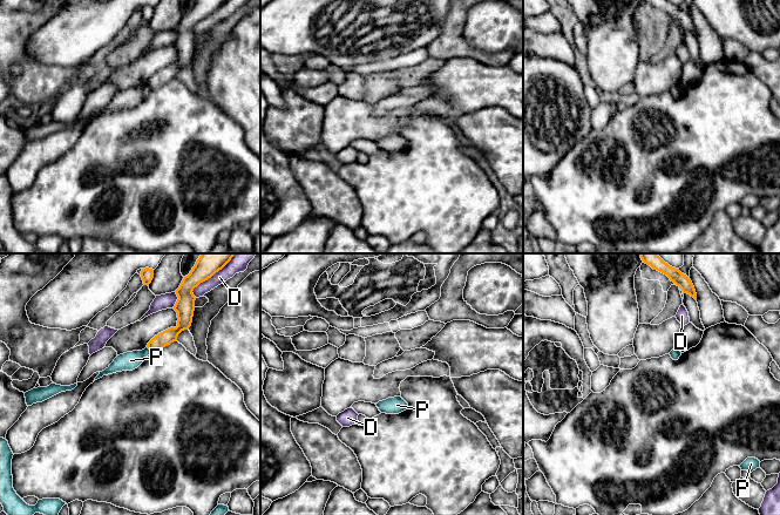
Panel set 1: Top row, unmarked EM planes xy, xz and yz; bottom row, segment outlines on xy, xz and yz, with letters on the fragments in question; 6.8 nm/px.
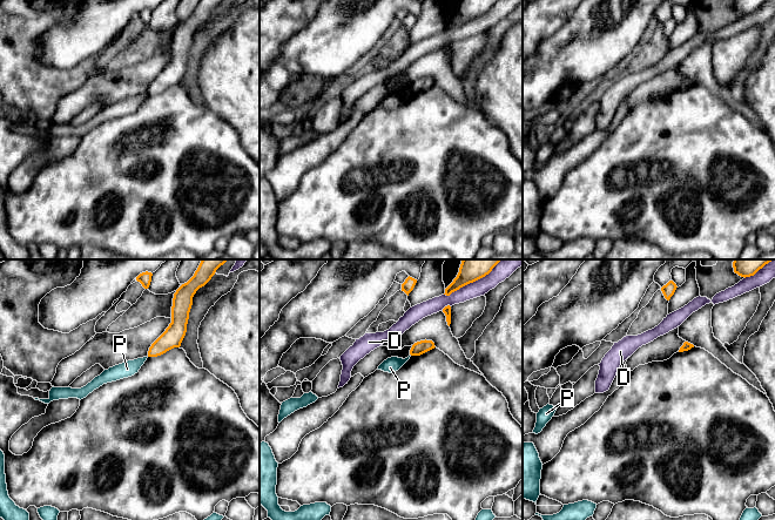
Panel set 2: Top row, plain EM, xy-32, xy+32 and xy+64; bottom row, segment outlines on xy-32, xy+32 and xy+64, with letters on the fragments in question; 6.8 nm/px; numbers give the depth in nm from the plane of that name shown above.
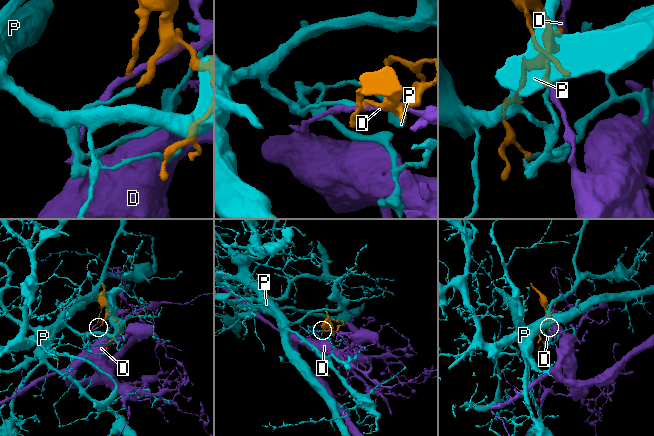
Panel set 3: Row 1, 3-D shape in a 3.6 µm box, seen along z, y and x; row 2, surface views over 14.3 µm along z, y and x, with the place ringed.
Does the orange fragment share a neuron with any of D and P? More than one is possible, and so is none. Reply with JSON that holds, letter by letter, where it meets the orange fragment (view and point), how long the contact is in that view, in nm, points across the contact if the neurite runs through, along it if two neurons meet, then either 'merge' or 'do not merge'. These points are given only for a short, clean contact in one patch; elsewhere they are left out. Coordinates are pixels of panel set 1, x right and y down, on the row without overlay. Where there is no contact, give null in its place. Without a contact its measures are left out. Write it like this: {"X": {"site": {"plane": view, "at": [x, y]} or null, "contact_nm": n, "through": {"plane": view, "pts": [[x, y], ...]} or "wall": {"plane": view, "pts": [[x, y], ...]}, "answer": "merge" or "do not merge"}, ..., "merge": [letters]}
{"D": {"site": {"plane": "xy", "at": [208, 15]}, "contact_nm": 340, "answer": "do not merge"}, "P": {"site": {"plane": "xy", "at": [149, 86]}, "contact_nm": 50, "wall": {"plane": "xy", "pts": [[147, 83], [150, 89]]}, "answer": "do not merge"}, "merge": []}

